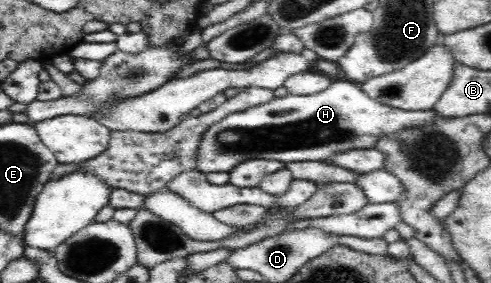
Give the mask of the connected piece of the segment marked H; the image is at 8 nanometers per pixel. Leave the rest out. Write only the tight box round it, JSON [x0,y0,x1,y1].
[197,80,439,172]

